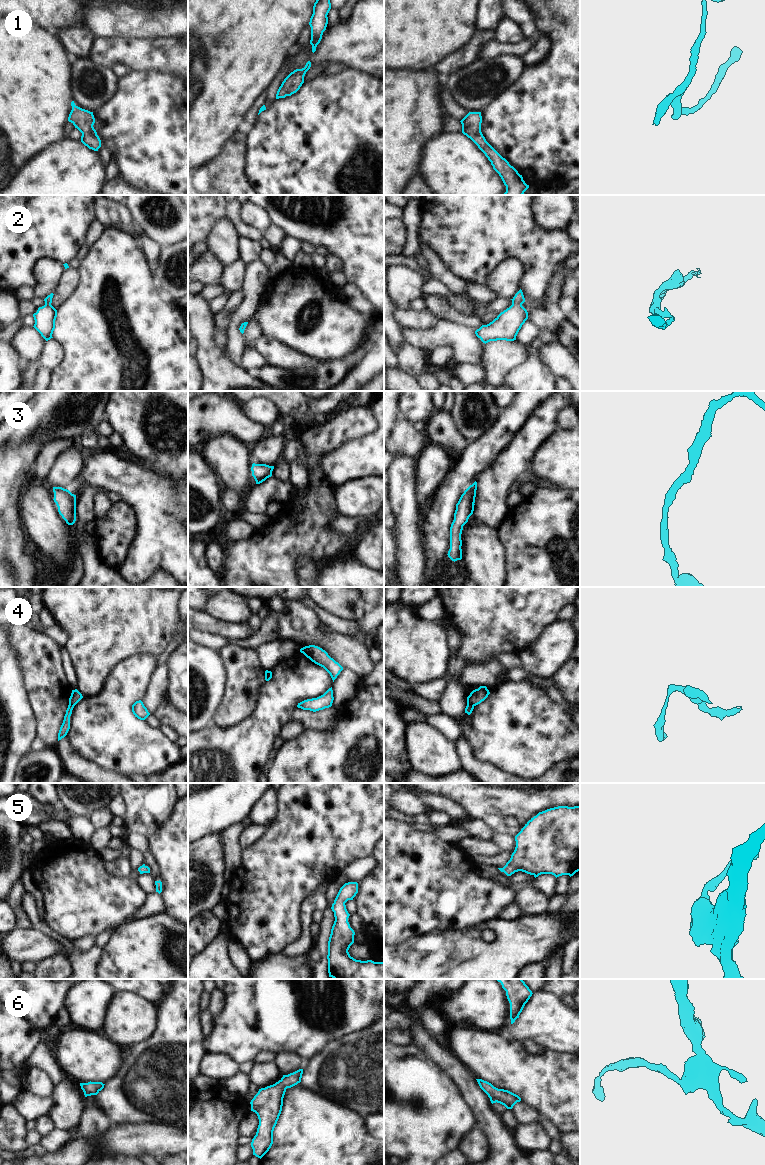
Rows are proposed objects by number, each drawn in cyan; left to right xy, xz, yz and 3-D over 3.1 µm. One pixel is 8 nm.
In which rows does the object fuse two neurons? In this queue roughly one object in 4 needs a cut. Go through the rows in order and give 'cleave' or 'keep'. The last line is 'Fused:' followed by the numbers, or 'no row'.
1: keep
2: keep
3: keep
4: cleave
5: keep
6: keep
Fused: 4

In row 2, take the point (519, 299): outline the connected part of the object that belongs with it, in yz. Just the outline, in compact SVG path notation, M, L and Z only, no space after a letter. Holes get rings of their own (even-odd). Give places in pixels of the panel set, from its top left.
M520 289L511 299L512 305L501 312L492 322L482 325L475 331L483 343L490 341L514 341L522 325L528 319L528 312L522 306L525 298Z

